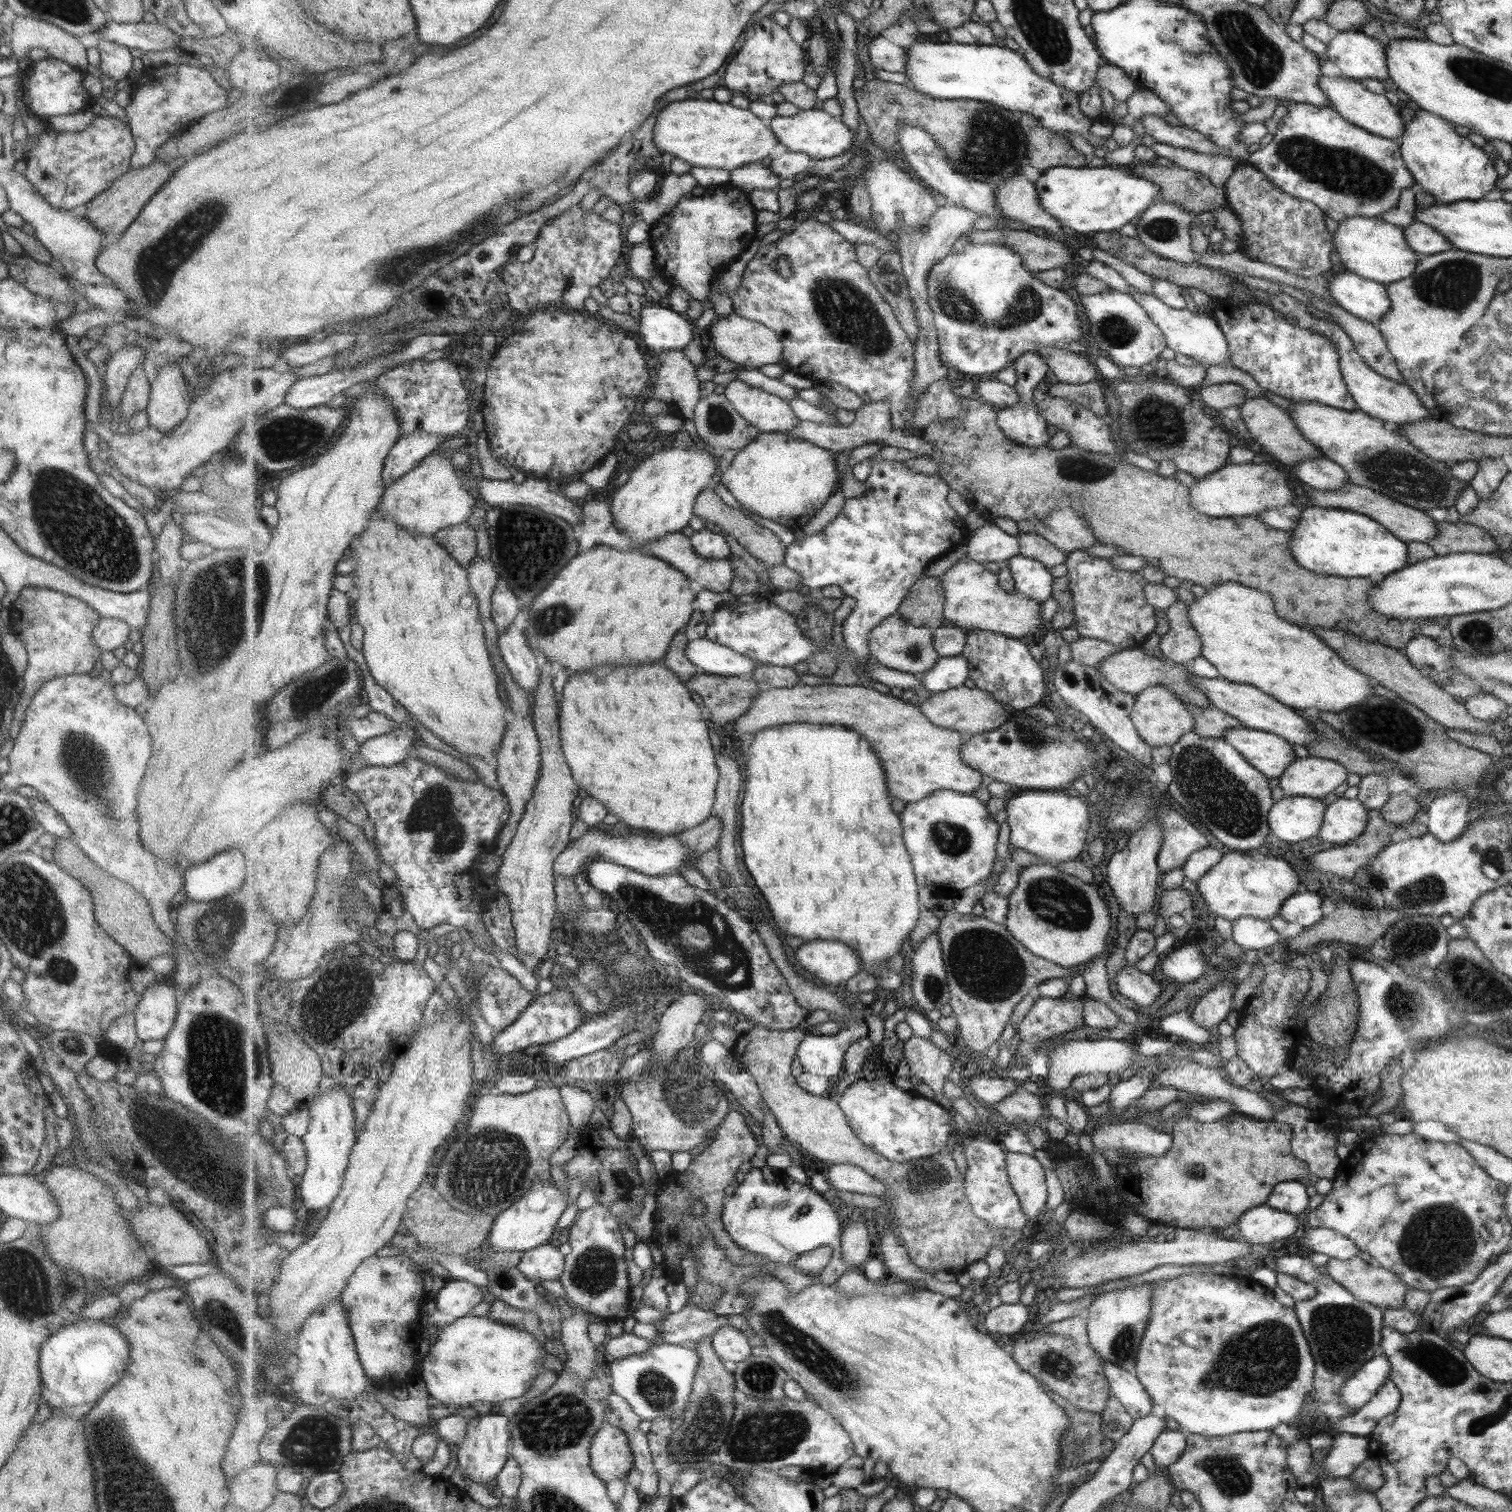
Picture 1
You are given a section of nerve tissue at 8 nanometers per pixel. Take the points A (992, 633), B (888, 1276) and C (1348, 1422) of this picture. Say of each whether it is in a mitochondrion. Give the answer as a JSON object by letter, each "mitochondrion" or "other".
{"A":"other","B":"other","C":"other"}

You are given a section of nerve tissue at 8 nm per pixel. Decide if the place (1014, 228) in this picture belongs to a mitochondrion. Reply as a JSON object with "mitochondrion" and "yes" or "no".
{"mitochondrion":"no"}

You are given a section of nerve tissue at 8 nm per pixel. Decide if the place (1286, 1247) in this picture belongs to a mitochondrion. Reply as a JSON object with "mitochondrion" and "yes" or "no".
{"mitochondrion":"no"}

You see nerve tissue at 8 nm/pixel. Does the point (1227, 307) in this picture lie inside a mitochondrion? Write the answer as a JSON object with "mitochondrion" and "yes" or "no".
{"mitochondrion":"no"}

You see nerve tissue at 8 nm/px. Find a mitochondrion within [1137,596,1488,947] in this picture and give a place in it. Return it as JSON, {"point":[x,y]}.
{"point":[1215,794]}

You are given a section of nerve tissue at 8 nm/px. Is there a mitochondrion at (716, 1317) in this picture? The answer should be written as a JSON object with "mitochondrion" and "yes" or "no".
{"mitochondrion":"no"}

